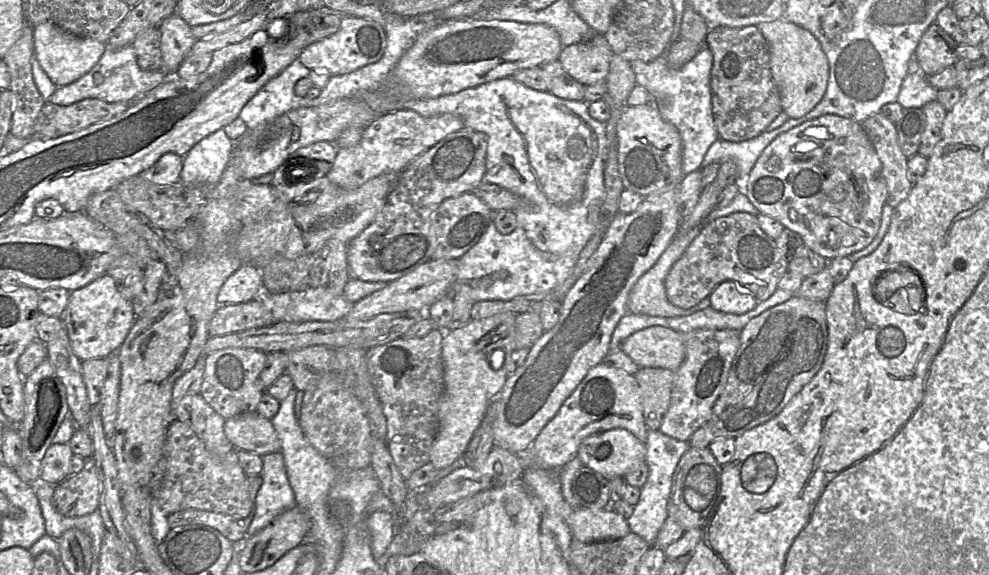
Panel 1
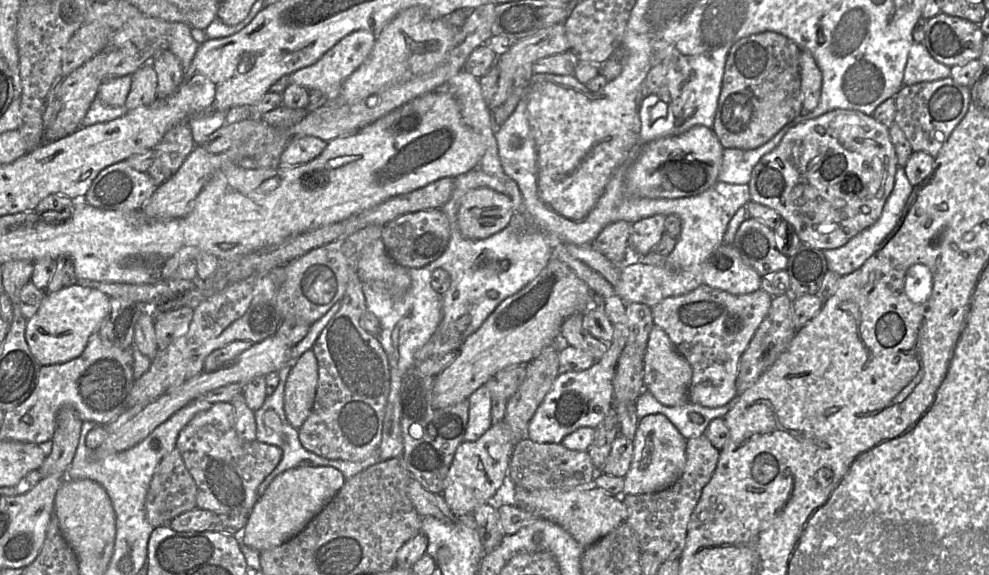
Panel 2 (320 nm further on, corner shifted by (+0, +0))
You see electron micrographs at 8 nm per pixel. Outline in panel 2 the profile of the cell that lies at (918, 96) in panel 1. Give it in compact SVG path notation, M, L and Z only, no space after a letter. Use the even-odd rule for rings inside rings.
M913 42L903 75L903 85L931 82L950 76L951 68L932 58L923 43Z

